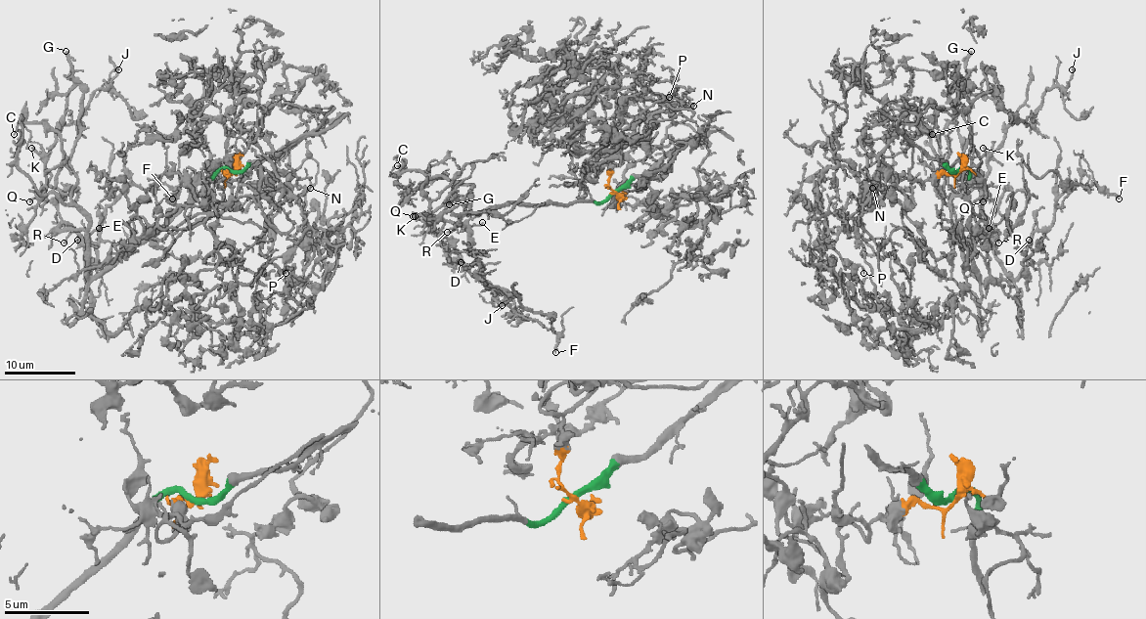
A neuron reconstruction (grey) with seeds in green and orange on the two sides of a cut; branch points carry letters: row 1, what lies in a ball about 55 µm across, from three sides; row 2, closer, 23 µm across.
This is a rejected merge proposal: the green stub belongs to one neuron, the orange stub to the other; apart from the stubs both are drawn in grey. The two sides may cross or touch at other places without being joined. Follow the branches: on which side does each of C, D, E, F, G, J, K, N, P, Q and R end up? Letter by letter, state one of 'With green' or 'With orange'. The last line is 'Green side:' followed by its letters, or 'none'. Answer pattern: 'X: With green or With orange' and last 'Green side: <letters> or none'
C: With green
D: With green
E: With green
F: With green
G: With green
J: With green
K: With green
N: With orange
P: With orange
Q: With green
R: With green
Green side: C, D, E, F, G, J, K, Q, R

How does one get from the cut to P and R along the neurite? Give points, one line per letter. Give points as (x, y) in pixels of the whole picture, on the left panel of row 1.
P: (230, 172), (232, 200), (288, 192), (260, 252), (310, 300), (259, 325), (255, 296), (286, 274)
R: (230, 172), (216, 172), (152, 236), (93, 275), (86, 274), (86, 233), (63, 225), (73, 231), (63, 243)

